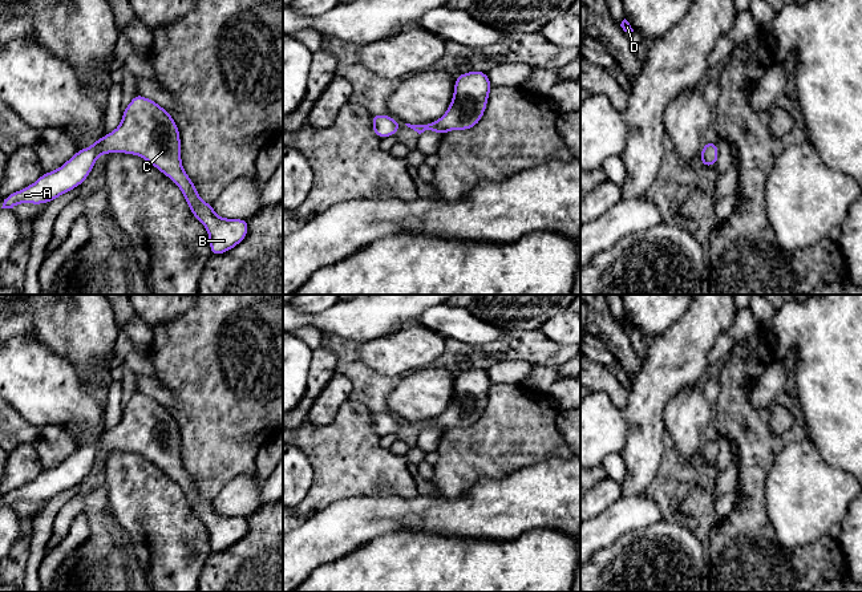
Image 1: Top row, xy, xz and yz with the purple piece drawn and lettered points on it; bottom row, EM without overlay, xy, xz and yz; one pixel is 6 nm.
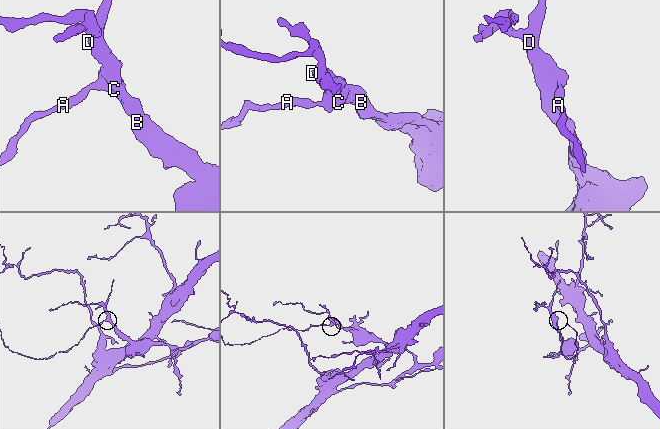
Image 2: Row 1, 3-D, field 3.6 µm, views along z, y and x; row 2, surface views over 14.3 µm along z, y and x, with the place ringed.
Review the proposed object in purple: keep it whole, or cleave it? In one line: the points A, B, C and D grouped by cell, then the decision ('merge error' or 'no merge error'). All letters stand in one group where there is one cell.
groups A B C D; no merge error

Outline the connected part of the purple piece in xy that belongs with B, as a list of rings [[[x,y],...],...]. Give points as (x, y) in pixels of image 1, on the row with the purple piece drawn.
[[[135,94],[122,113],[120,126],[97,139],[88,149],[80,149],[54,171],[43,174],[35,183],[5,196],[1,208],[19,203],[43,204],[78,187],[90,174],[96,159],[108,153],[139,155],[182,191],[191,214],[209,232],[213,256],[238,246],[248,234],[246,219],[220,218],[213,203],[205,203],[194,182],[182,167],[179,129],[173,117],[157,102]]]

